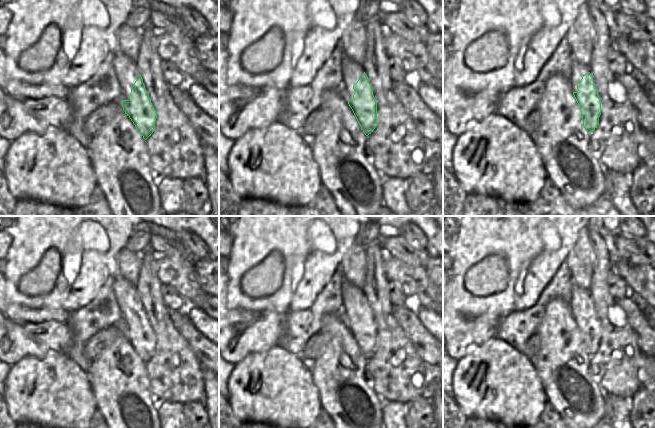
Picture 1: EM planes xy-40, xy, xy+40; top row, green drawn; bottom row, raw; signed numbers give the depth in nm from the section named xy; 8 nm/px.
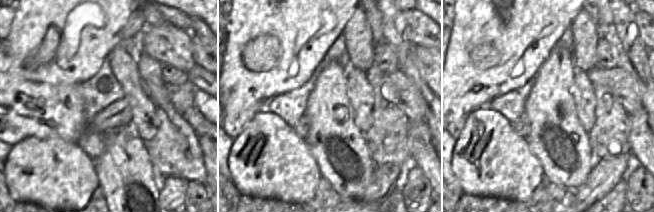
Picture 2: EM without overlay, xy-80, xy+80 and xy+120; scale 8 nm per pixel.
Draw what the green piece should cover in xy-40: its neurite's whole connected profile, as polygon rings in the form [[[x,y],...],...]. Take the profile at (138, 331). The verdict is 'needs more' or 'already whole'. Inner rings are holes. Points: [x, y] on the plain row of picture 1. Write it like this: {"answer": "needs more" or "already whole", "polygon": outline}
{"answer": "already whole", "polygon": [[[139,298],[131,311],[128,324],[121,327],[123,335],[131,343],[139,358],[146,364],[155,353],[157,337]]]}

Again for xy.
{"answer": "already whole", "polygon": [[[365,296],[353,309],[353,323],[348,325],[361,353],[366,360],[371,358],[377,349],[377,327],[373,313]]]}

